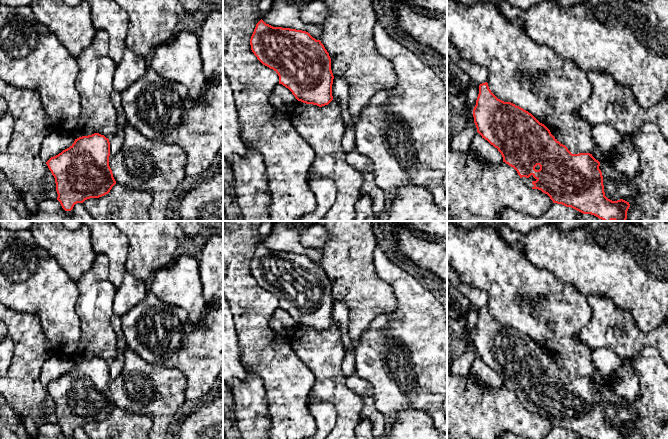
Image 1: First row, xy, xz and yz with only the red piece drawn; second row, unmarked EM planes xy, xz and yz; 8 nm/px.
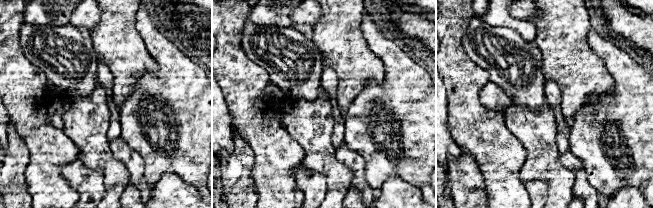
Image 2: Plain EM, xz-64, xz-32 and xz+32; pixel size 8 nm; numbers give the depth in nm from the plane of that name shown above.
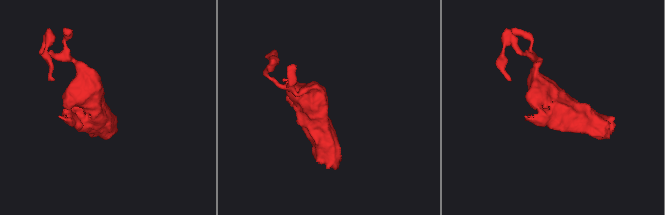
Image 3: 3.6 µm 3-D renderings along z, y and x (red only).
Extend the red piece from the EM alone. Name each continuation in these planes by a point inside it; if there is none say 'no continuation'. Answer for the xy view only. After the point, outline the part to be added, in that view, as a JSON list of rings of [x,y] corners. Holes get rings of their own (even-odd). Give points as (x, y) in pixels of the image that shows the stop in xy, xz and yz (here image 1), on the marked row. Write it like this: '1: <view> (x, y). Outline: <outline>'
no continuation

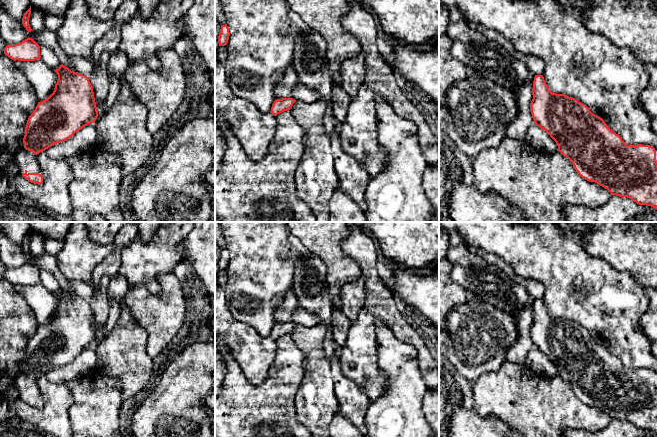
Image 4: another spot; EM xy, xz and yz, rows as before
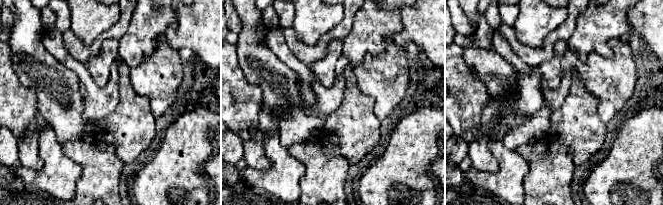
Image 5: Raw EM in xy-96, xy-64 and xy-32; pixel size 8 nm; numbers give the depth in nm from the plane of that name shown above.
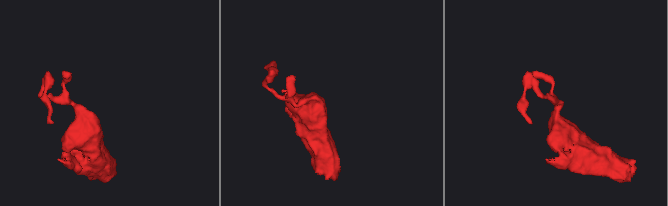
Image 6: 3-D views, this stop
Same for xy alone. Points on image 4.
1: xy (26, 160). Outline: [[[22,146],[15,154],[14,159],[18,165],[19,175],[22,176],[27,170],[28,173],[39,173],[43,175],[40,165],[37,161],[37,155],[32,151],[28,151]]]

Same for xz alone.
no continuation

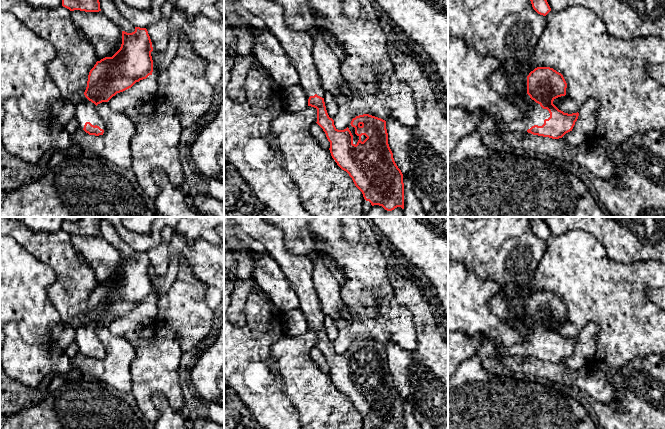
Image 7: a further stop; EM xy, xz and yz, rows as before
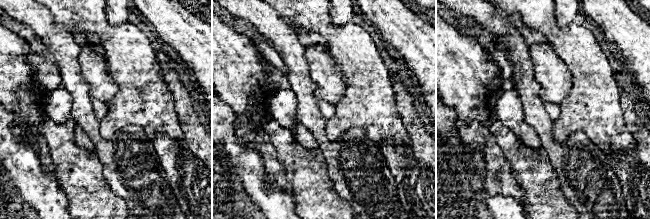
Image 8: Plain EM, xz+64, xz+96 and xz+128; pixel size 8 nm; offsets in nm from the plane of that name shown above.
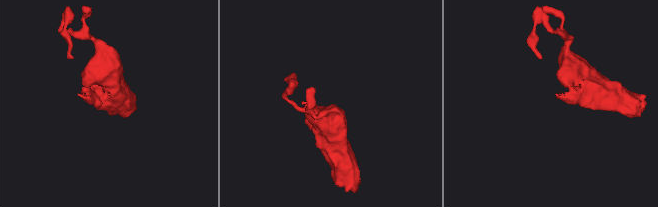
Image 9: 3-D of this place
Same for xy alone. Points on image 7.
1: xy (86, 111). Outline: [[[85,96],[76,104],[74,118],[77,120],[79,129],[81,130],[83,130],[86,122],[90,122],[92,125],[97,125],[105,130],[105,125],[97,113],[96,105],[89,101]]]

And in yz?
1: yz (534, 114). Outline: [[[528,95],[526,99],[521,97],[511,97],[509,99],[511,103],[517,104],[524,113],[522,119],[517,119],[509,124],[502,124],[499,120],[495,119],[495,130],[502,132],[527,132],[534,125],[542,126],[544,120],[550,117],[550,113],[547,109],[543,109],[540,104],[536,103]]]

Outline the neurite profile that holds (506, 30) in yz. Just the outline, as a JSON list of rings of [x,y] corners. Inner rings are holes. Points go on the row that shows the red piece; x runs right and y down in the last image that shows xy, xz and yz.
[[[448,0],[448,36],[463,40],[483,57],[496,58],[501,64],[513,60],[528,69],[530,54],[546,28],[546,18],[538,14],[530,0]]]

